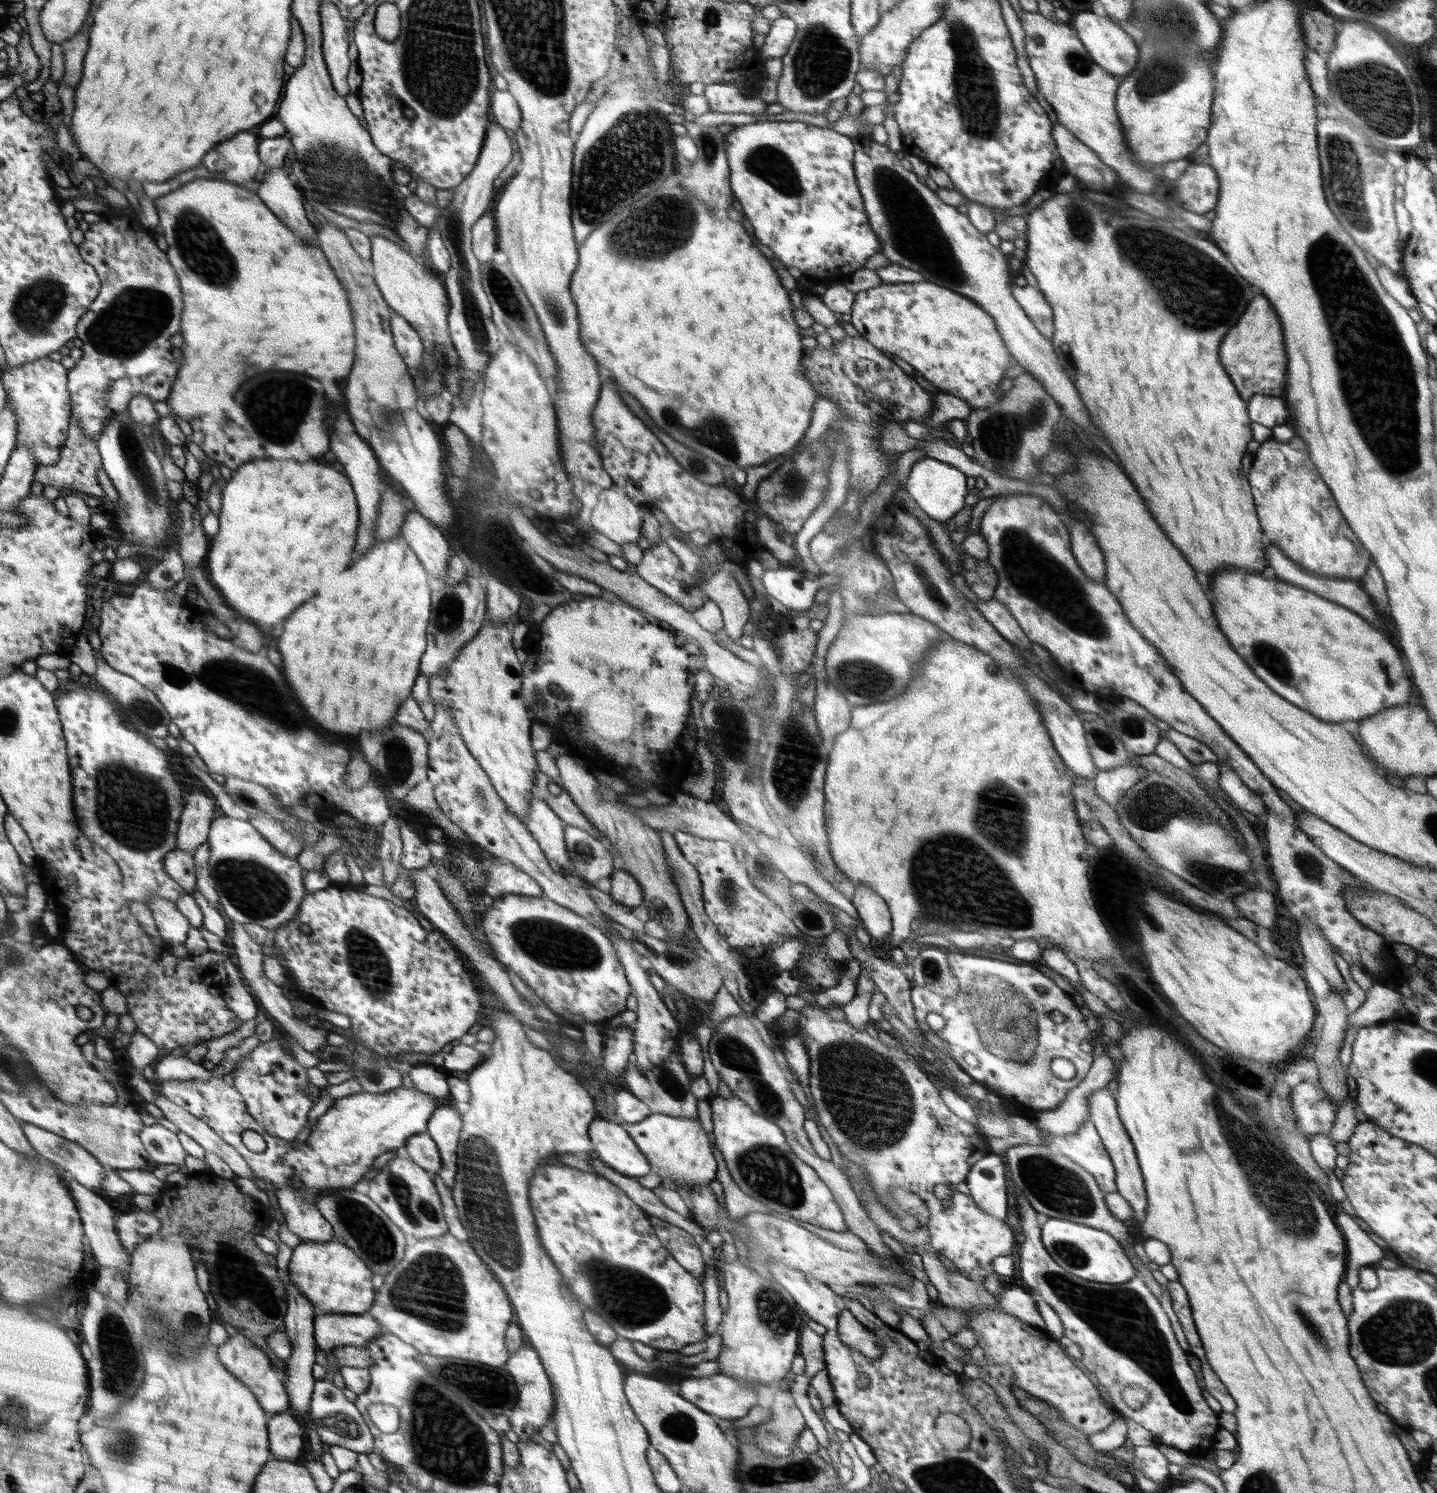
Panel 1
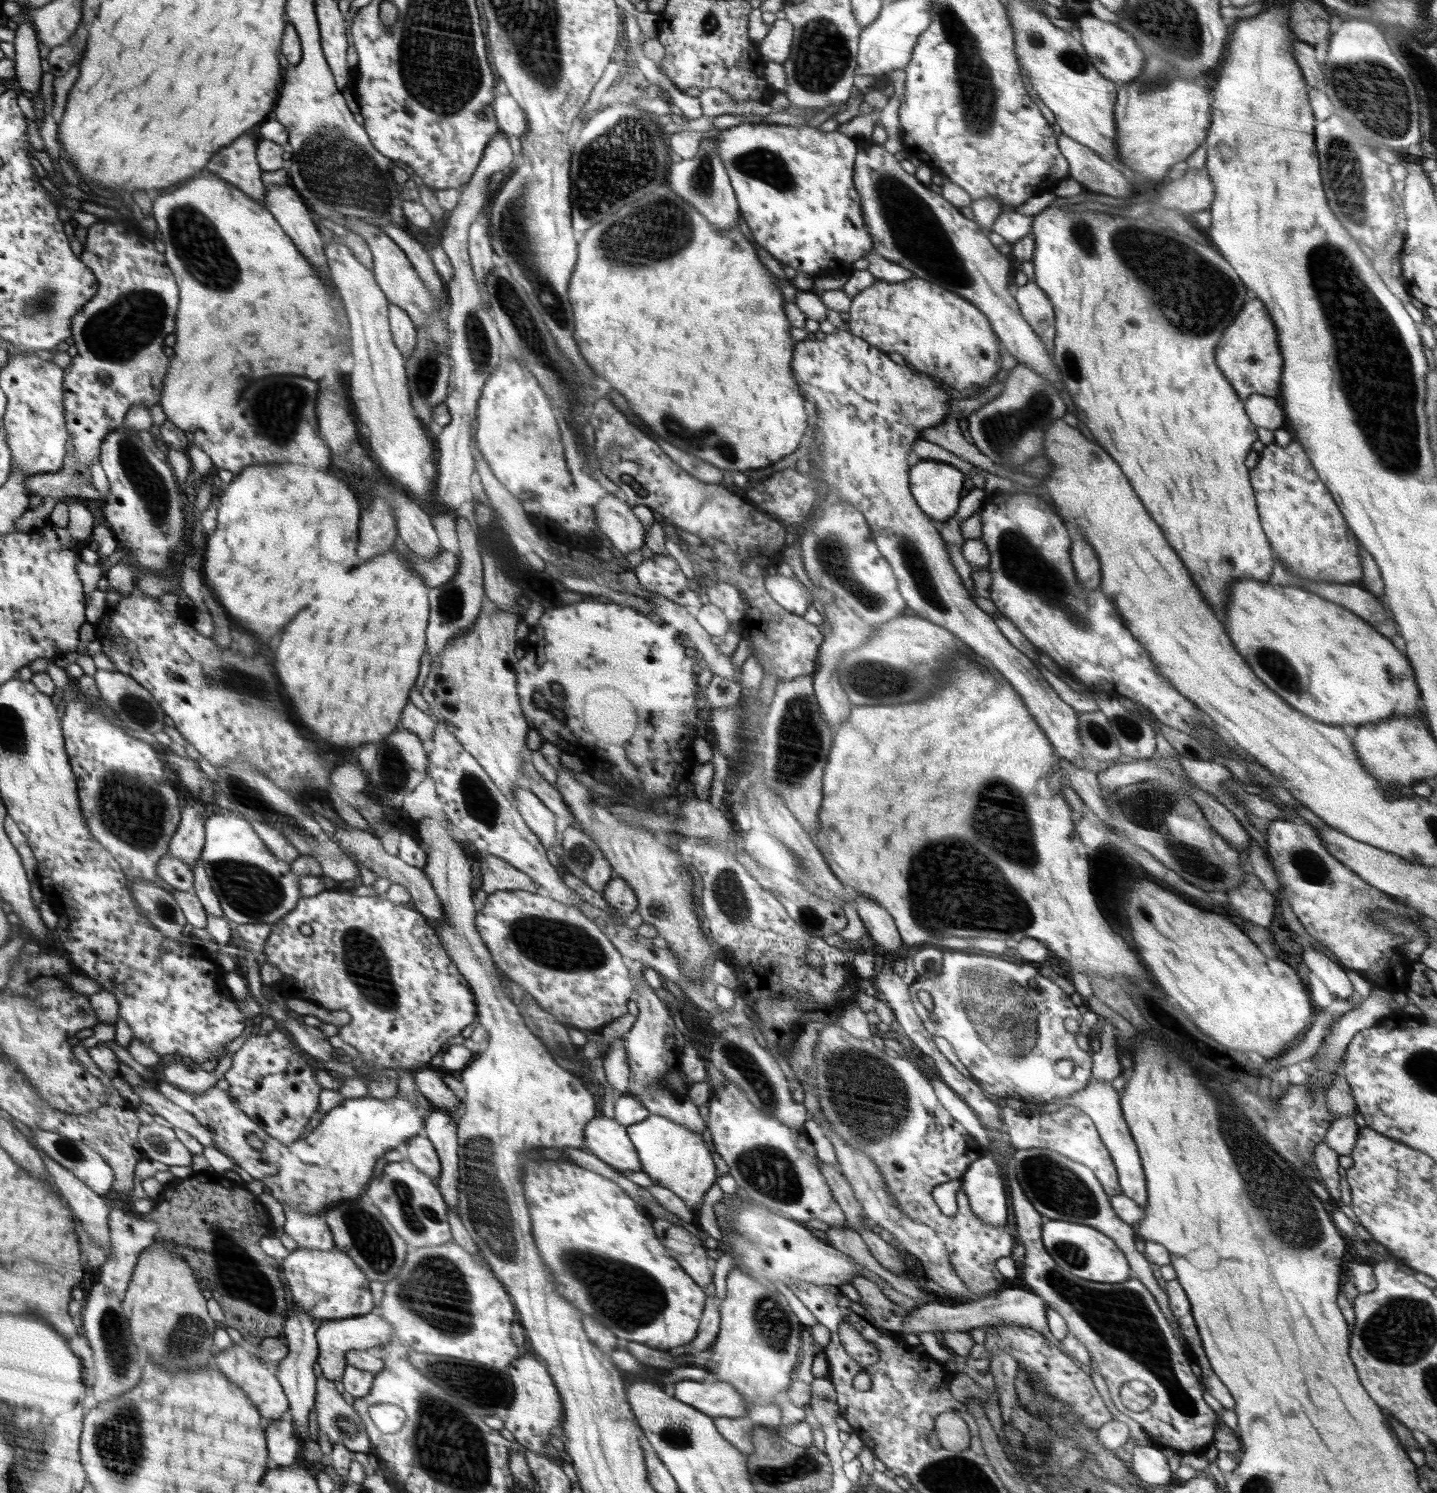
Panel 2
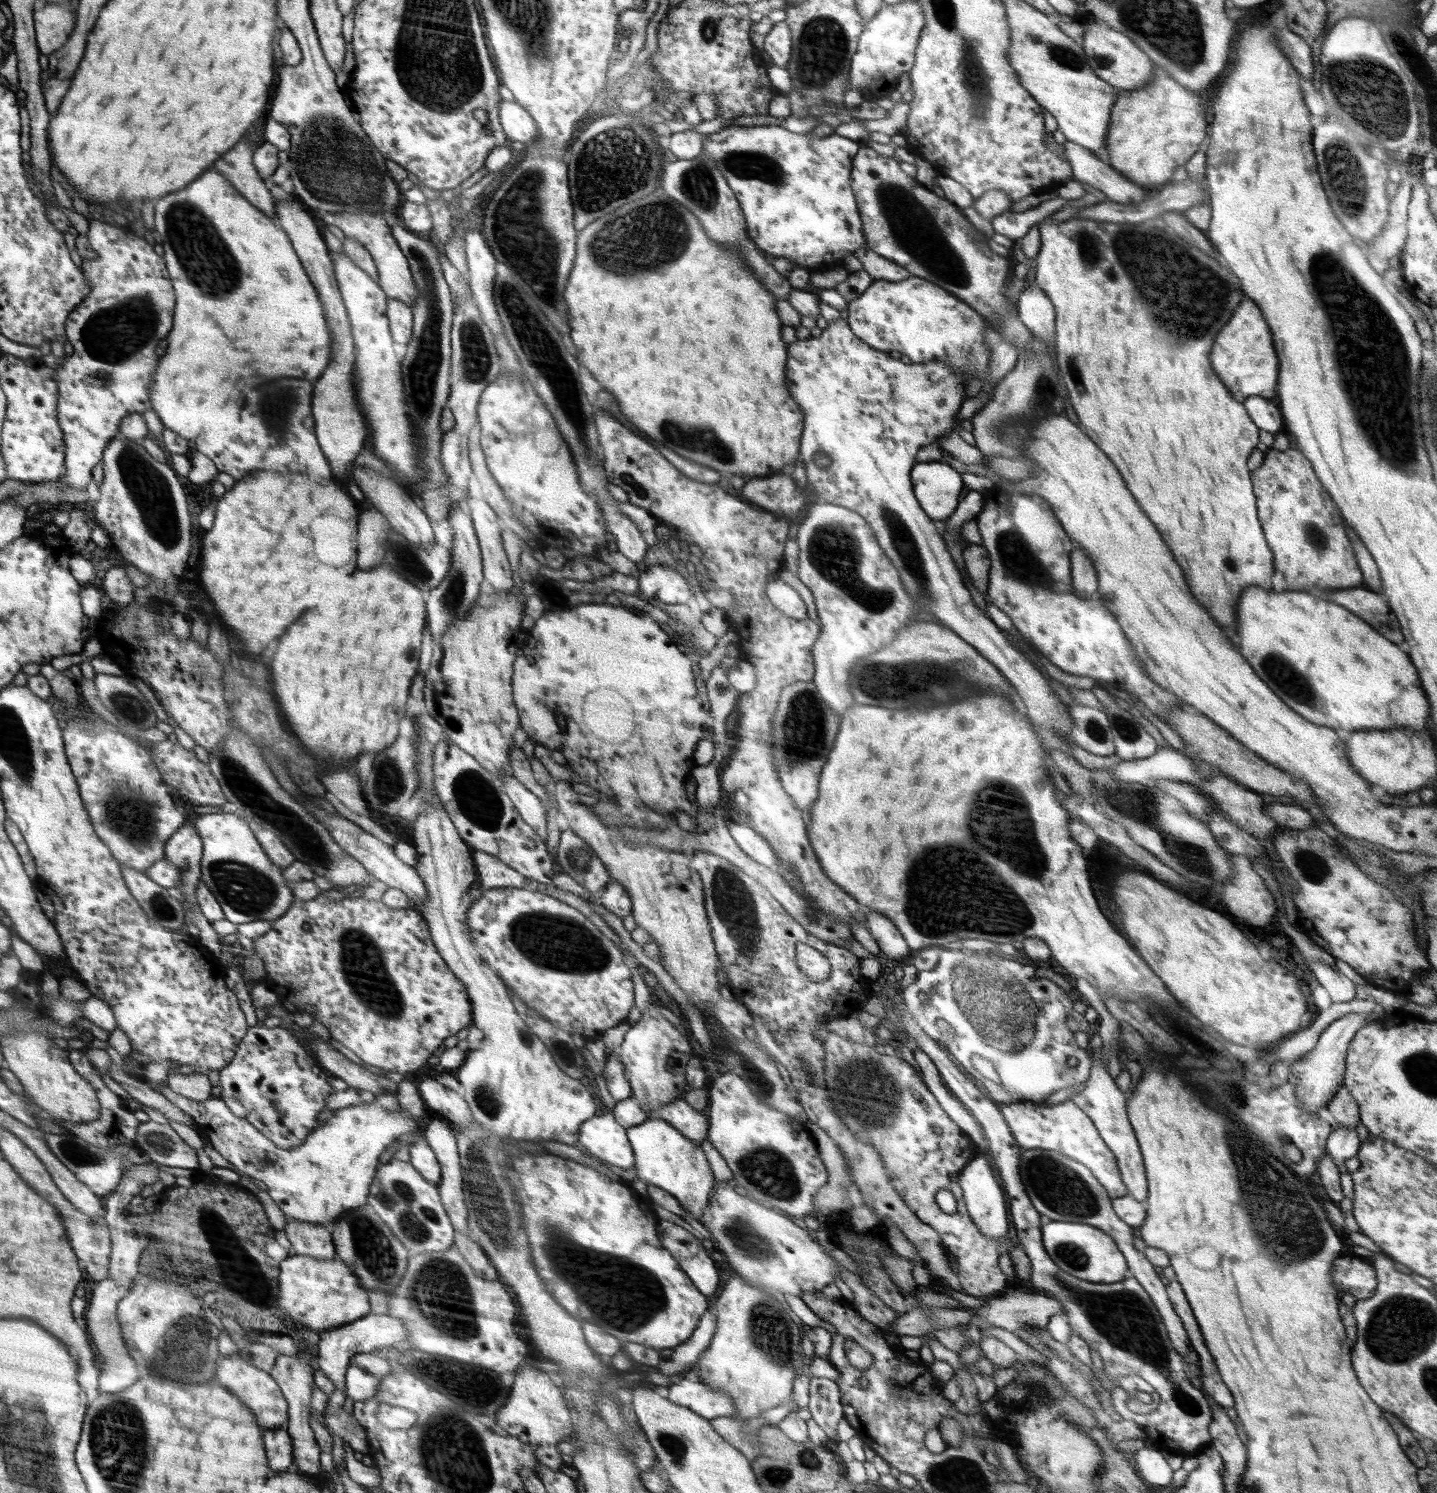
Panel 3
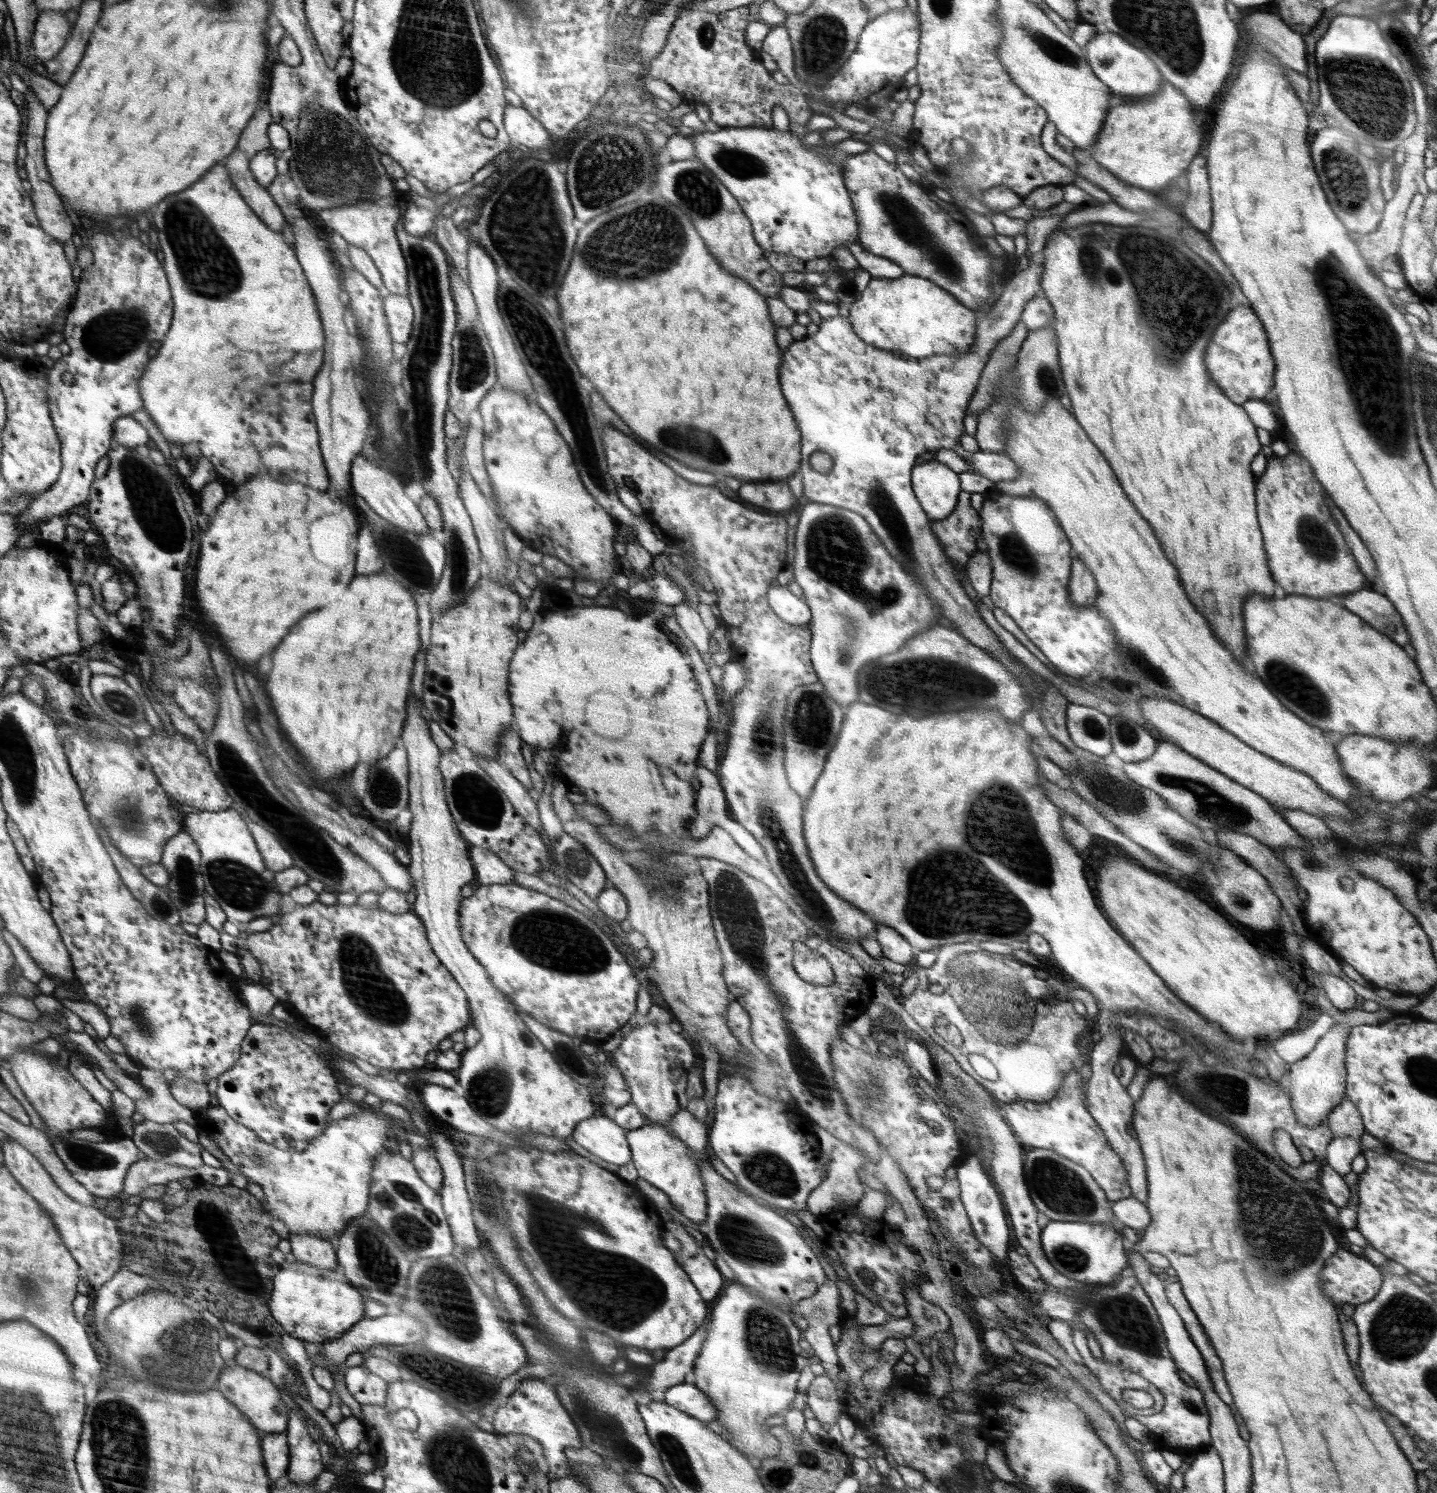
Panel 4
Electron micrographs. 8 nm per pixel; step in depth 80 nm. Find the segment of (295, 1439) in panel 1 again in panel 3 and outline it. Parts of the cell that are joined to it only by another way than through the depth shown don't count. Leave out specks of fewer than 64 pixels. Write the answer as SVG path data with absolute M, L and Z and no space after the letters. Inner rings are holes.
M287 1423L265 1430L266 1456L270 1456L270 1468L274 1468L274 1474L287 1472L293 1464L293 1437L289 1435Z

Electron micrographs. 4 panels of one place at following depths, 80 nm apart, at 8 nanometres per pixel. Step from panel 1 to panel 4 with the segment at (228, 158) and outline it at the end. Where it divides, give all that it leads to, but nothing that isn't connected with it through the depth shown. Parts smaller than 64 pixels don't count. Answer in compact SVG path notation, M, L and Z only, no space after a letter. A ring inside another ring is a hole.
M234 150L232 156L228 156L225 167L233 179L238 193L251 205L253 211L257 213L266 225L269 225L274 232L280 232L285 227L285 218L276 205L266 187L260 186L252 171L250 170L249 160L243 150Z

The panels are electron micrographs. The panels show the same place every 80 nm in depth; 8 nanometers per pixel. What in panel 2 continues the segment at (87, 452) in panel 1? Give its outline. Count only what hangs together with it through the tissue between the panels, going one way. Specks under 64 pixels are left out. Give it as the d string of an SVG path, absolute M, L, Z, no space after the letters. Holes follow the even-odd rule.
M68 442L68 451L63 460L63 467L58 472L48 474L34 474L25 478L24 486L29 497L38 494L42 499L51 496L54 500L62 498L70 500L101 499L102 494L92 487L91 464L81 466L76 455L71 452Z

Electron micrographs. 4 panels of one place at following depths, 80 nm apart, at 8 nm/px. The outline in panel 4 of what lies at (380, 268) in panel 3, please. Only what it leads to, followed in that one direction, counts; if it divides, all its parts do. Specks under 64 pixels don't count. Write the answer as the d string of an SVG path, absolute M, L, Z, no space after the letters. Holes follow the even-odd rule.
M358 201L345 207L328 208L319 211L324 226L338 232L347 244L353 244L367 251L368 256L380 271L384 291L397 295L409 295L408 266L400 252L401 243L396 238L394 228L400 218L400 210L396 204L376 201Z

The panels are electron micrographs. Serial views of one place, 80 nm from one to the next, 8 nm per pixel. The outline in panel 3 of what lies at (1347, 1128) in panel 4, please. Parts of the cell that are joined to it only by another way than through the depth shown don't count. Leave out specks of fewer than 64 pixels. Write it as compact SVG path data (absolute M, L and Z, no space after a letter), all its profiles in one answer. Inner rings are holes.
M1344 1084L1340 1085L1335 1097L1326 1106L1325 1114L1333 1122L1333 1130L1339 1126L1355 1129L1361 1122L1357 1102Z

